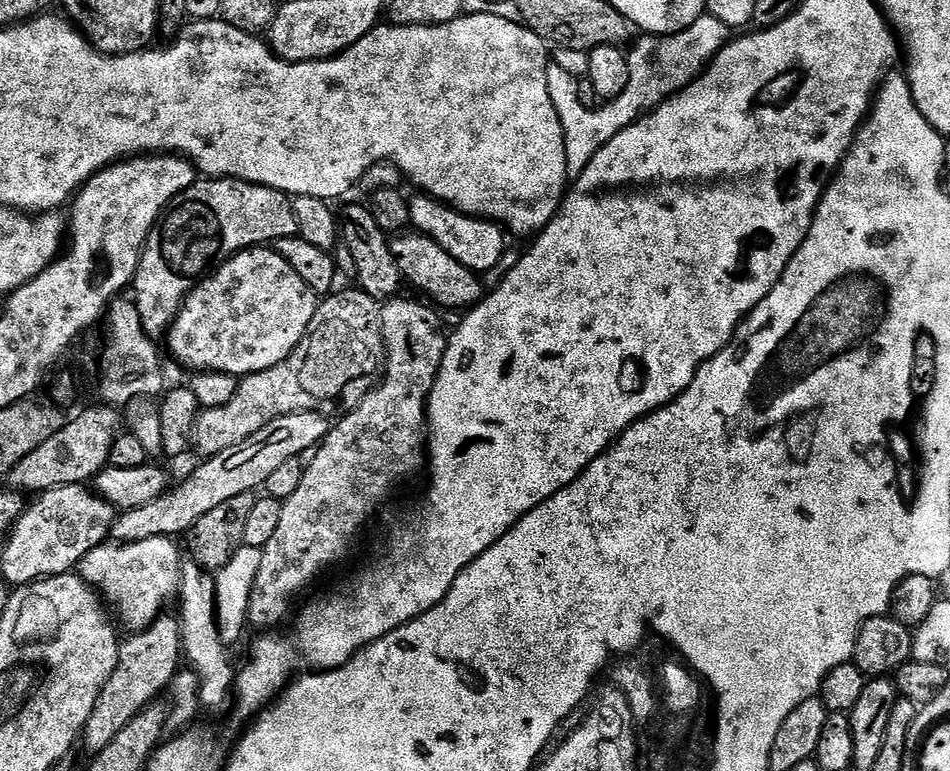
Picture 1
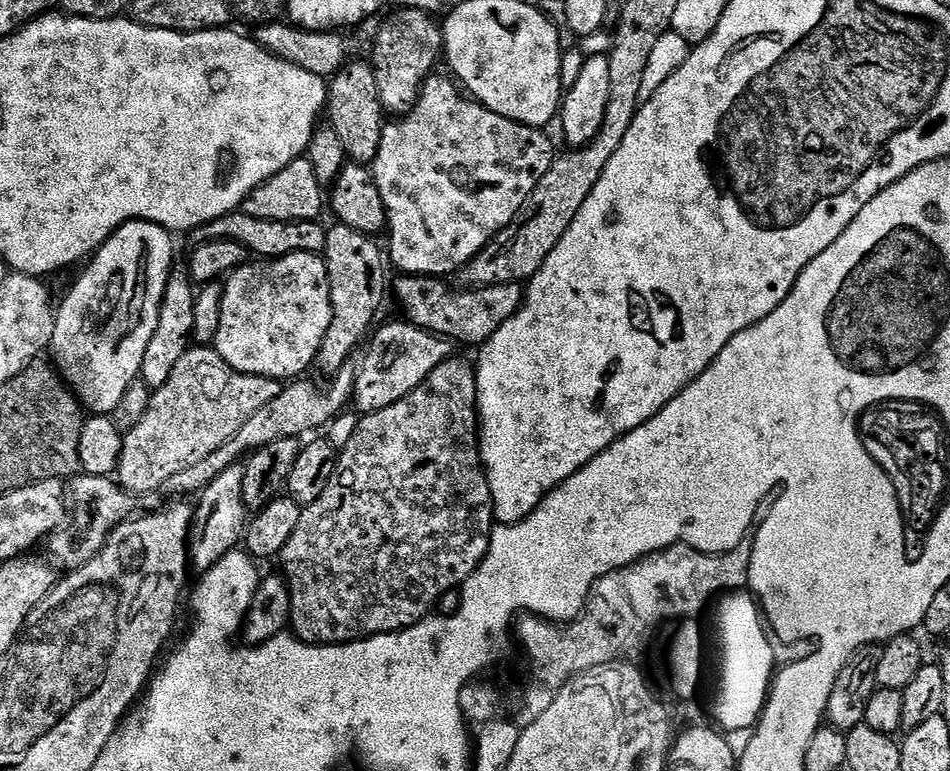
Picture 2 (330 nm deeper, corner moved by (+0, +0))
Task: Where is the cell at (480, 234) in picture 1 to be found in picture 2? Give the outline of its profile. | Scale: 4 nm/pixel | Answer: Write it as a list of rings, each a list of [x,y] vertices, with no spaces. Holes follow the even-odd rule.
[[[439,74],[429,76],[425,80],[424,87],[421,88],[420,96],[416,100],[416,105],[412,107],[411,112],[407,113],[403,118],[393,119],[396,120],[393,124],[392,121],[385,123],[382,140],[378,146],[378,154],[370,165],[376,189],[378,194],[382,194],[382,202],[386,206],[386,214],[388,215],[388,227],[386,229],[386,237],[388,236],[388,248],[386,244],[387,255],[390,257],[391,263],[393,260],[401,268],[399,270],[401,273],[410,276],[448,278],[451,272],[452,275],[459,273],[465,264],[472,261],[486,245],[491,244],[492,239],[516,217],[518,210],[524,208],[524,204],[530,198],[534,186],[538,186],[538,182],[546,174],[546,170],[550,170],[554,159],[552,140],[547,136],[549,134],[547,131],[531,128],[525,124],[514,122],[510,118],[502,118],[498,114],[494,114],[489,108],[476,103],[475,99],[465,95],[447,75],[445,76],[439,76]]]

